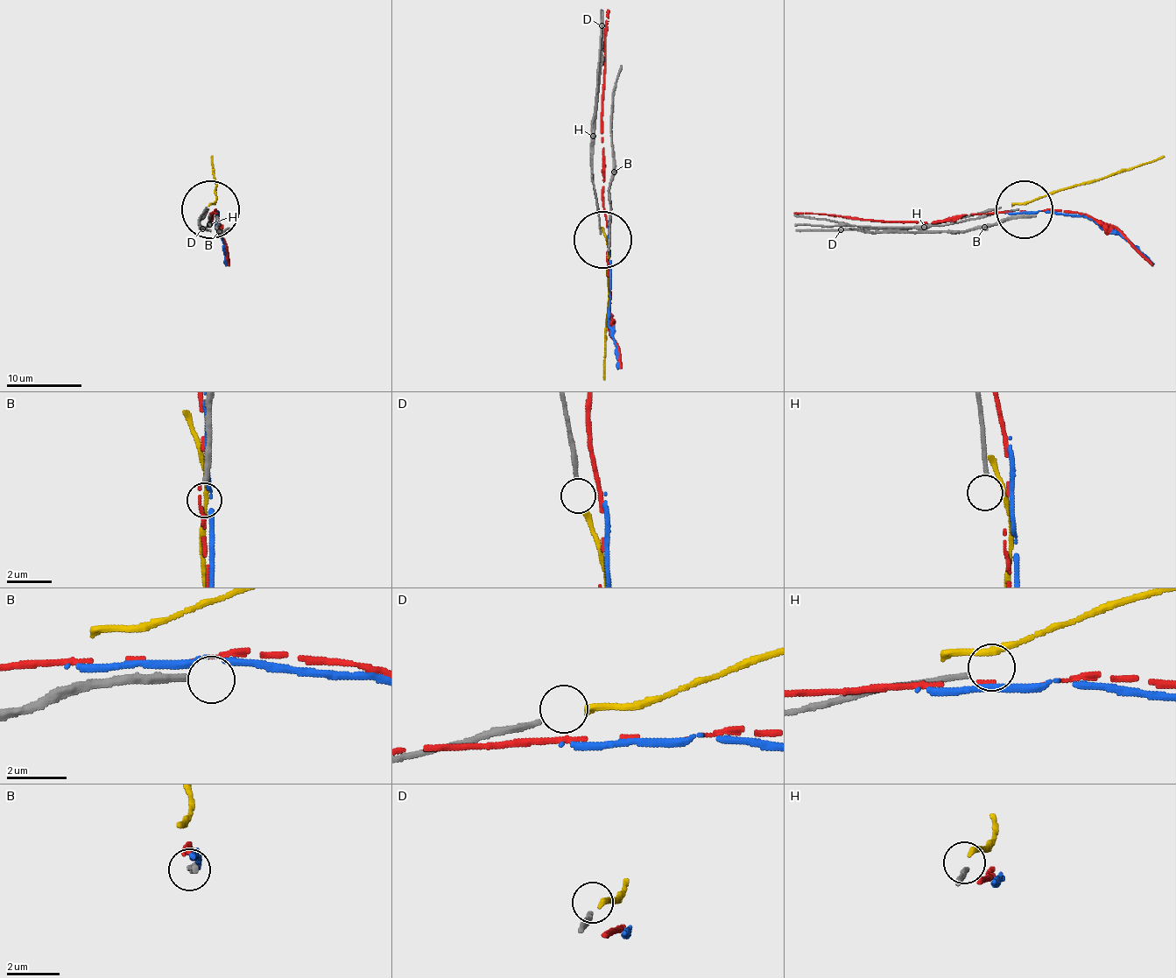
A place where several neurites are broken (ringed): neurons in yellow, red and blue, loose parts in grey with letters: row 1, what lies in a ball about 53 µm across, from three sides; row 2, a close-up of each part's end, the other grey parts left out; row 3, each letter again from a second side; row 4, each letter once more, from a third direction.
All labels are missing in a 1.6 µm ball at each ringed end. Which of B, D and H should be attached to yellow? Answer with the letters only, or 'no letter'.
D

